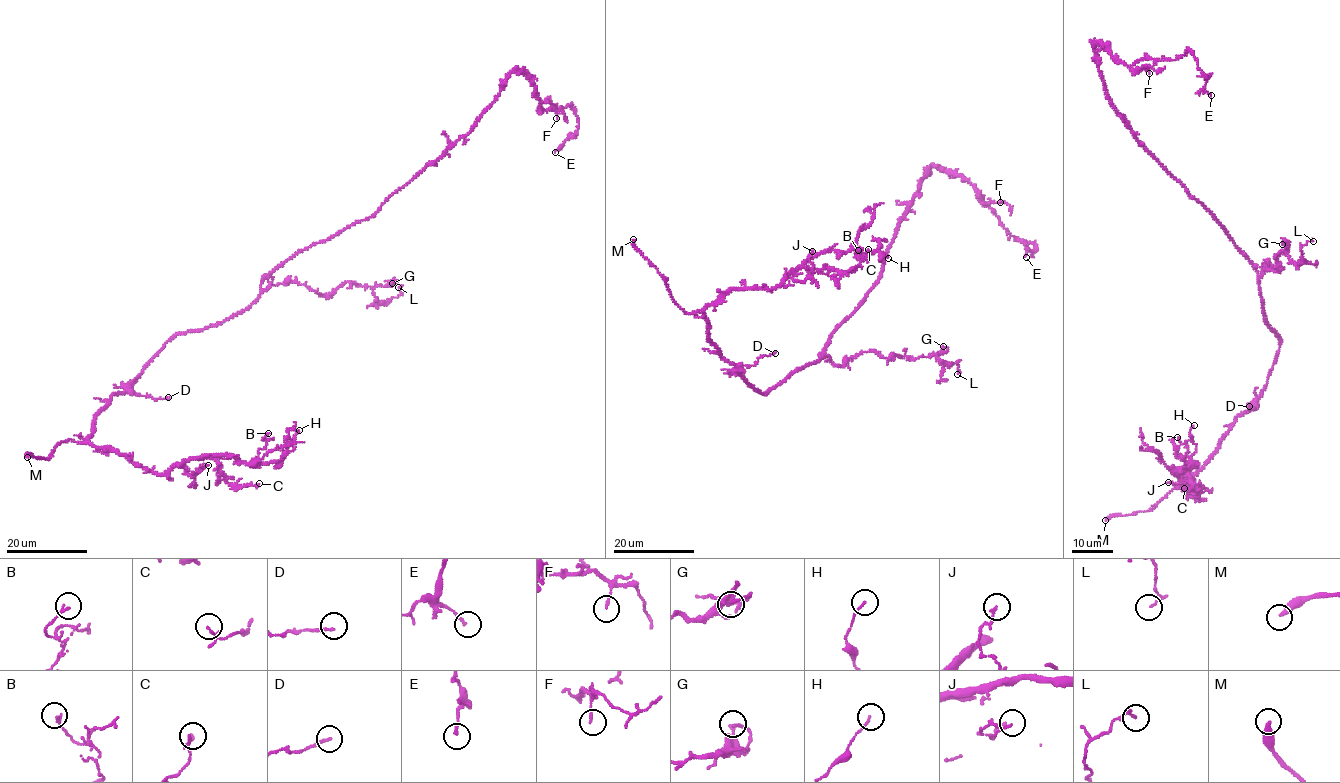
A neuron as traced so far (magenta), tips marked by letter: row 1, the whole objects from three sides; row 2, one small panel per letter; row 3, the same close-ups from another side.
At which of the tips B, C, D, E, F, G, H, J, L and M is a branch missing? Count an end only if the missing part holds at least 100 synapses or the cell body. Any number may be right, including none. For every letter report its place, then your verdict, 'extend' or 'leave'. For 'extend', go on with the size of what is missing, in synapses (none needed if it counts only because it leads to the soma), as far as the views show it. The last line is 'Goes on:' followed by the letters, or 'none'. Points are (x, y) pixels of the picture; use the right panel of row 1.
B: place (1177, 437); leave
C: place (1184, 488); leave
D: place (1249, 406); leave
E: place (1211, 95); leave
F: place (1149, 73); leave
G: place (1282, 244); leave
H: place (1194, 425); leave
J: place (1168, 482); leave
L: place (1313, 241); leave
M: place (1105, 520); extend
Goes on: M

